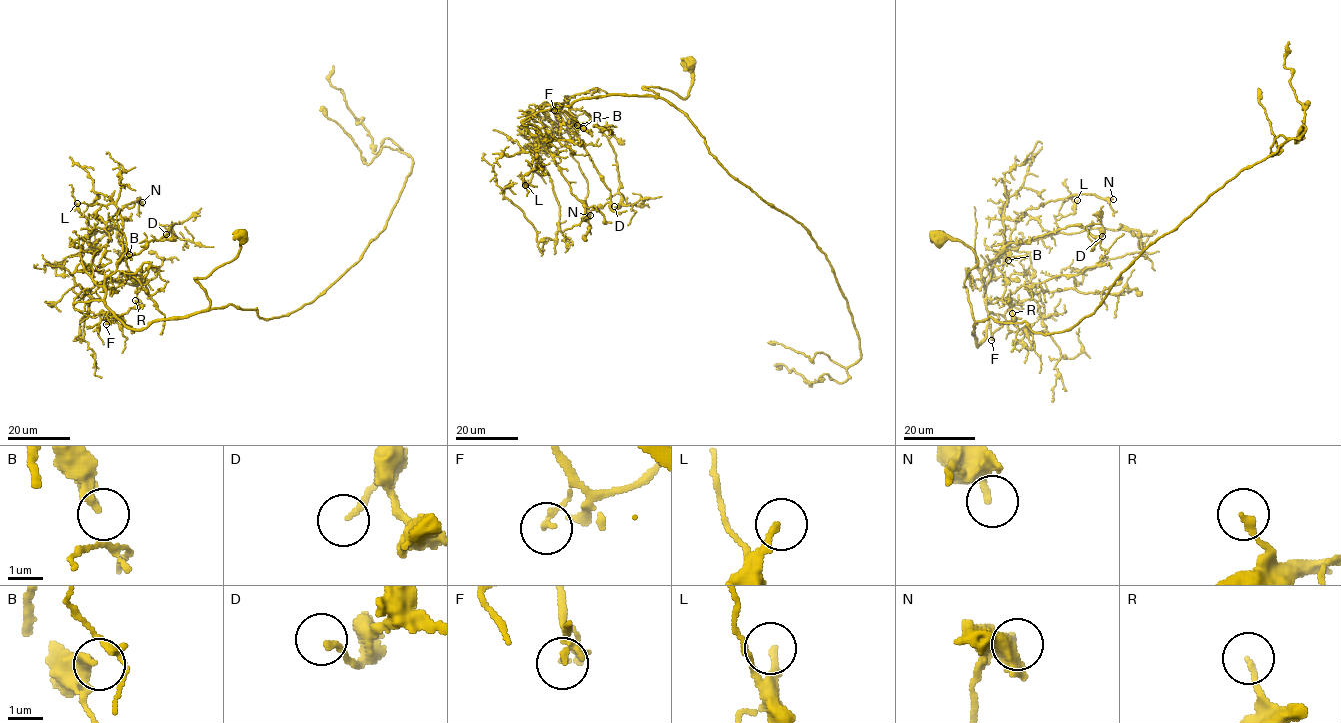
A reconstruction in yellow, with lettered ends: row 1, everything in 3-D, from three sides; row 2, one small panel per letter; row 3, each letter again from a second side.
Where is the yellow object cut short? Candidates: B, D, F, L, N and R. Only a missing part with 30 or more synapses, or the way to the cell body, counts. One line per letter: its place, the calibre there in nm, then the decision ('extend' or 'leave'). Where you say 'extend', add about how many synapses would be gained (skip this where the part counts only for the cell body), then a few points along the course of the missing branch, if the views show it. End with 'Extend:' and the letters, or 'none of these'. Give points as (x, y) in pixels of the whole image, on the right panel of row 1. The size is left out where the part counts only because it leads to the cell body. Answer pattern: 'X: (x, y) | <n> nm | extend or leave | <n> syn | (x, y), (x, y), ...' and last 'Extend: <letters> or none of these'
B: (1008, 260) | 110 nm | leave
D: (1102, 236) | 150 nm | leave
F: (991, 340) | 140 nm | leave
L: (1077, 200) | 180 nm | leave
N: (1113, 199) | 260 nm | leave
R: (1012, 313) | 170 nm | leave
Extend: none of these

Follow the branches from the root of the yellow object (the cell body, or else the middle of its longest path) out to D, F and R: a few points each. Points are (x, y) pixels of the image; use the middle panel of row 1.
D: (688, 64), (685, 98), (643, 86), (658, 94), (552, 105), (583, 110), (607, 137), (621, 197), (614, 206)
F: (688, 64), (692, 84), (685, 98), (666, 89), (643, 86), (658, 94), (579, 98), (554, 110)
R: (688, 64), (692, 84), (685, 98), (643, 86), (658, 94), (579, 98), (554, 109), (583, 128)

